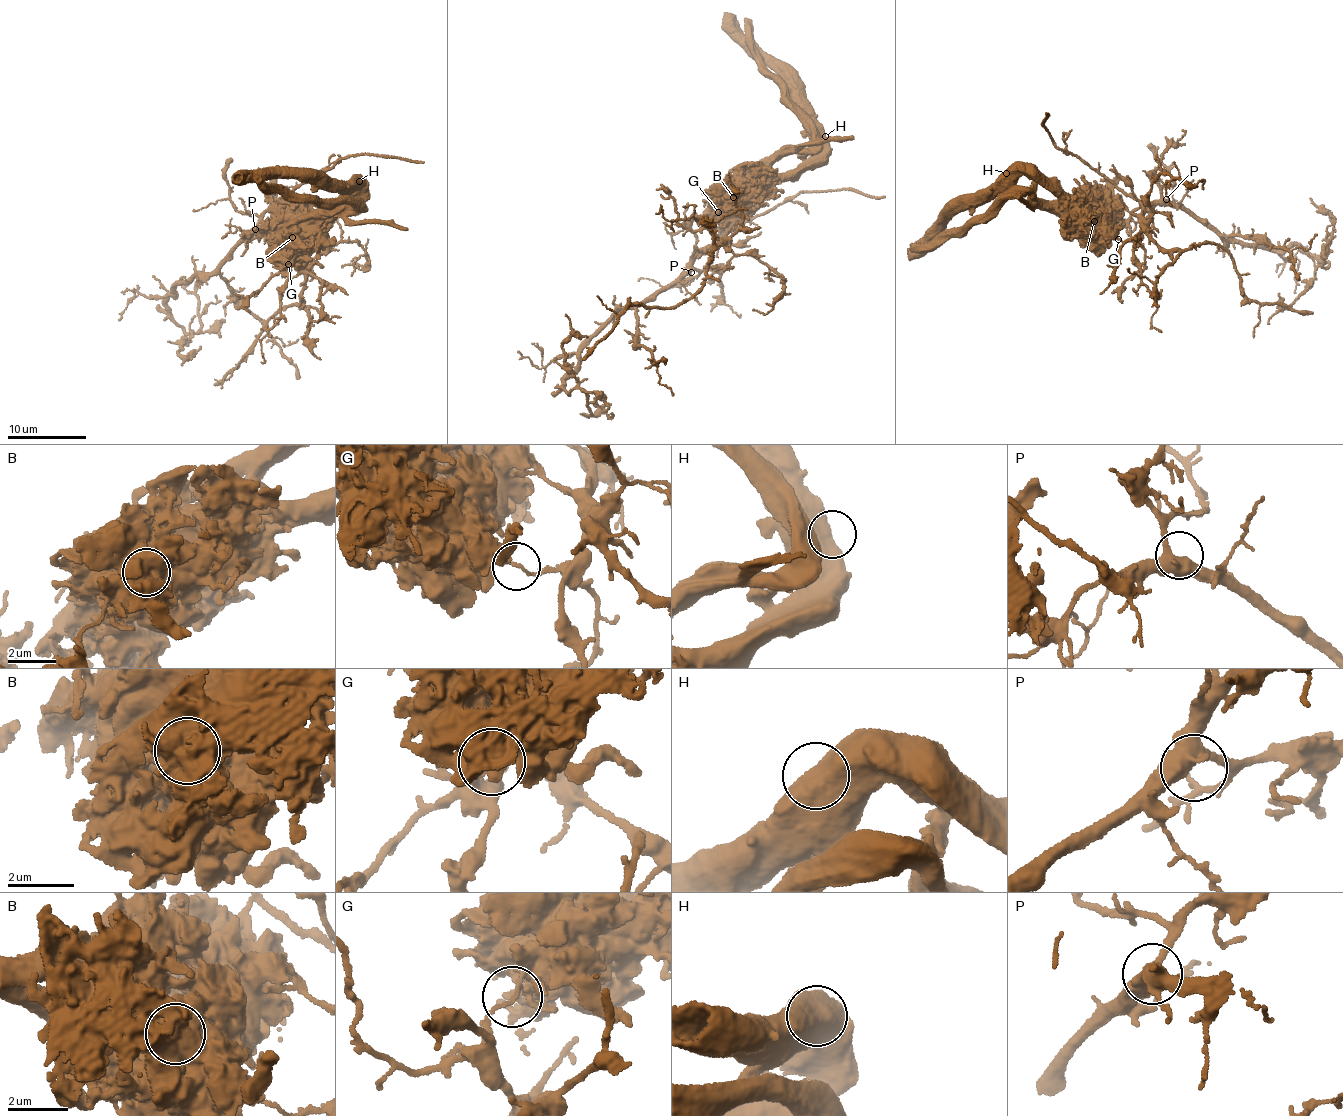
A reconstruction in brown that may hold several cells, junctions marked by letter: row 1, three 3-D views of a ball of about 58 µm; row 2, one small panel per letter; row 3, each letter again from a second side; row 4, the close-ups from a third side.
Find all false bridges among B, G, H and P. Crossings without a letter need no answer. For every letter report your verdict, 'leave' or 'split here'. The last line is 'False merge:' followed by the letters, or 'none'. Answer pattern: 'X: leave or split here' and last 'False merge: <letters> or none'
B: split here
G: split here
H: leave
P: leave
False merge: B, G

